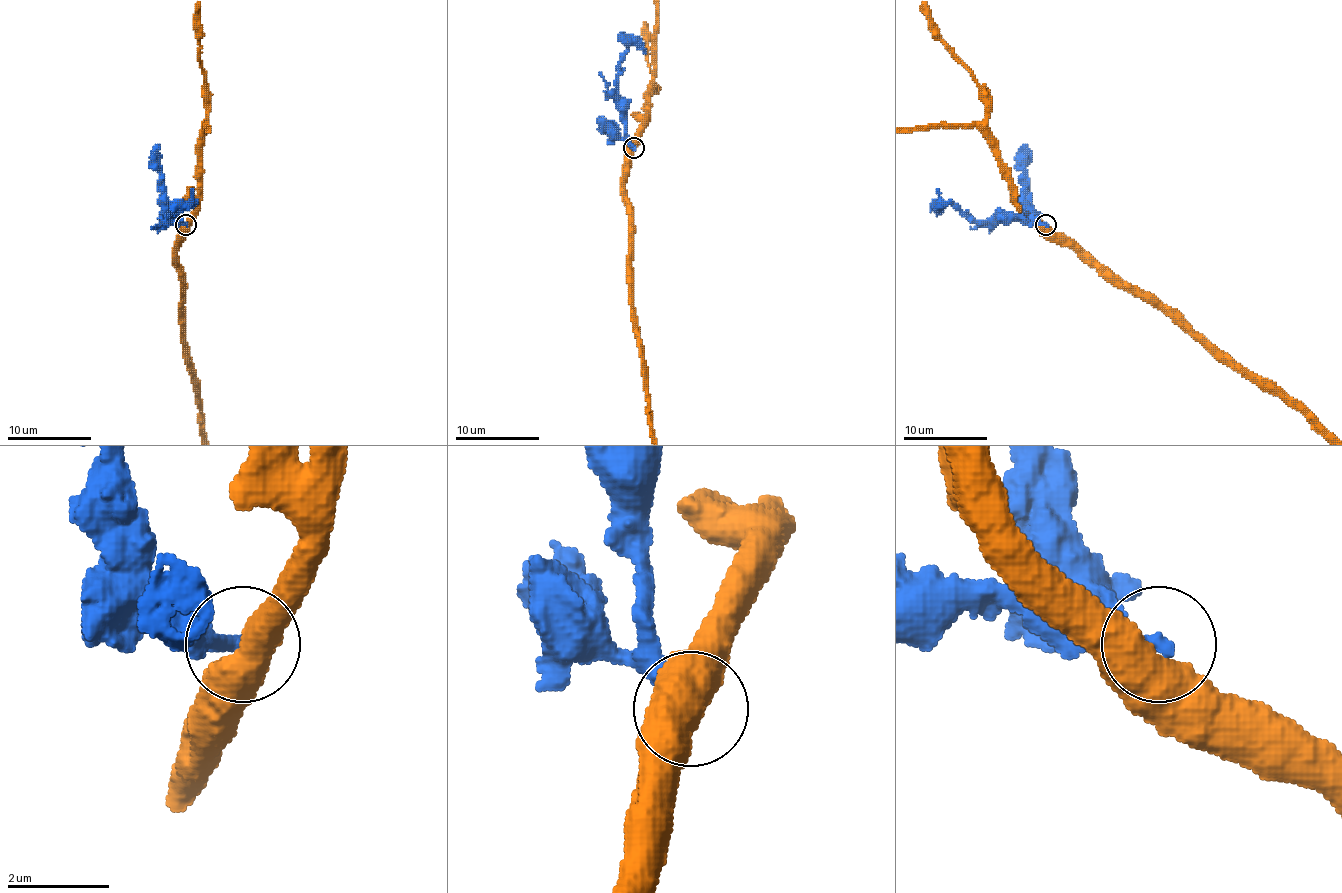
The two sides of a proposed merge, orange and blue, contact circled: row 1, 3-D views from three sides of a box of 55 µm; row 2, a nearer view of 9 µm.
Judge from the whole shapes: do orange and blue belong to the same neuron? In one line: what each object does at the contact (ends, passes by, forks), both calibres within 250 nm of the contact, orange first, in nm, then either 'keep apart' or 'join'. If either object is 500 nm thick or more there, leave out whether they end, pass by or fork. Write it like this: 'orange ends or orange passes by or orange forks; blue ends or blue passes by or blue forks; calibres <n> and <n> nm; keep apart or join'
calibres 550 and 380 nm; keep apart

